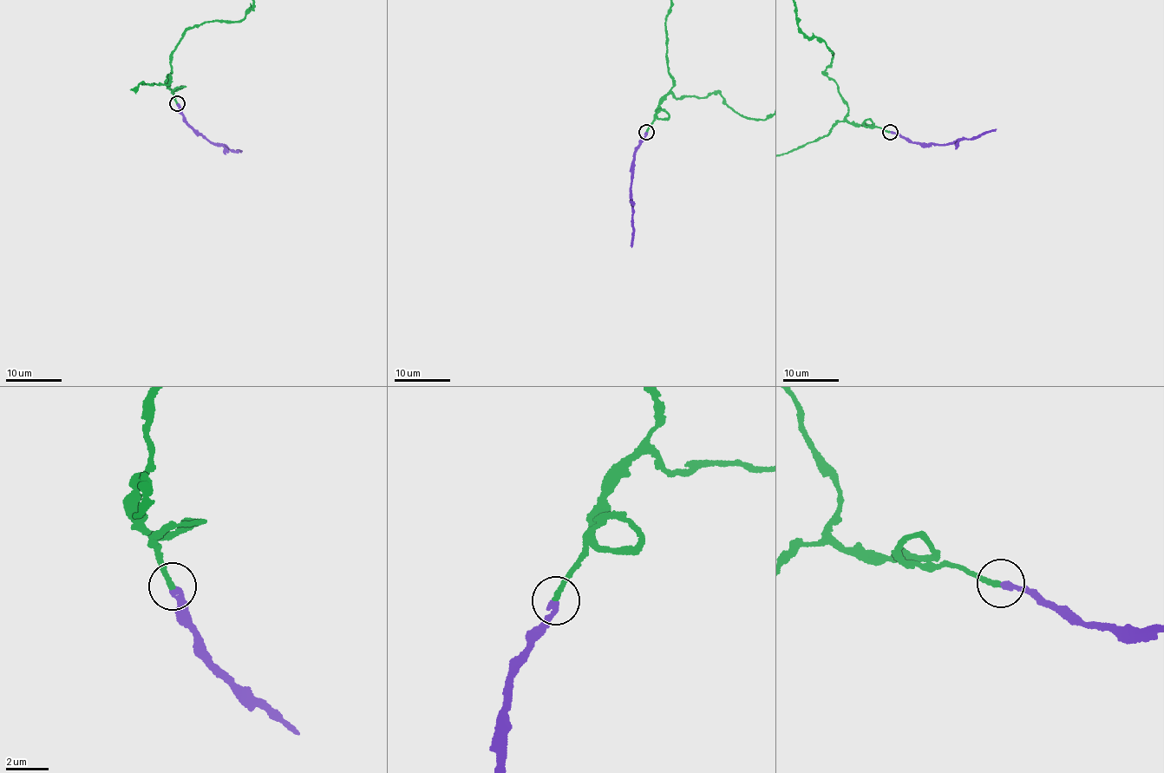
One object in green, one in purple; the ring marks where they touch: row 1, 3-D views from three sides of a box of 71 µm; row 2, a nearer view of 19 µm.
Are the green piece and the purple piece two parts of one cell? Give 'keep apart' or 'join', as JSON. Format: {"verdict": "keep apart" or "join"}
{"verdict": "join"}

